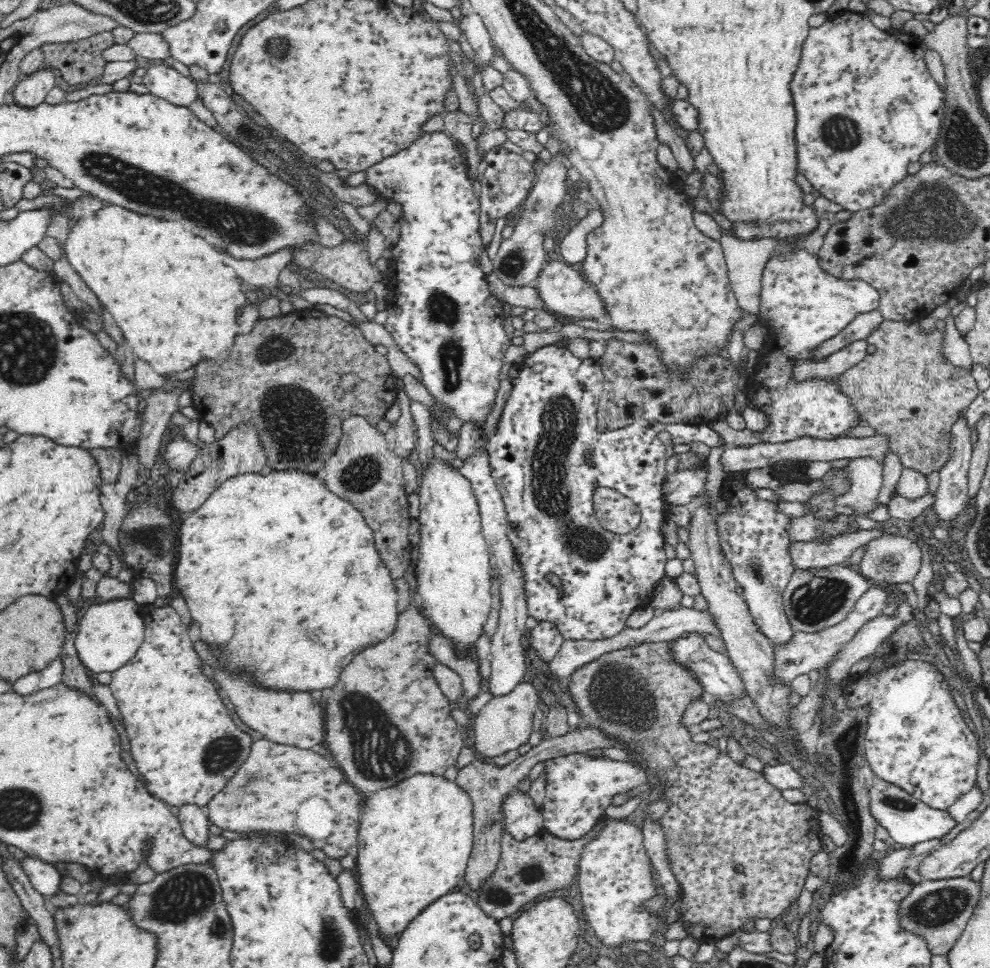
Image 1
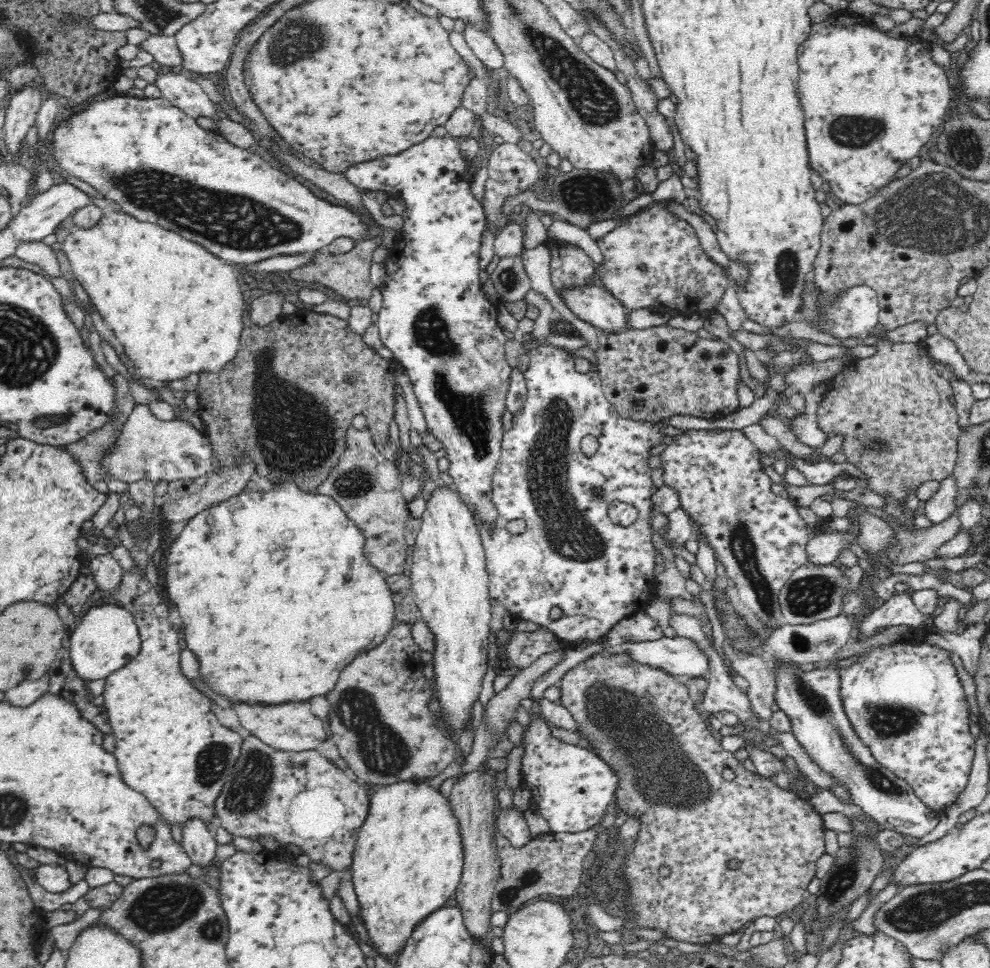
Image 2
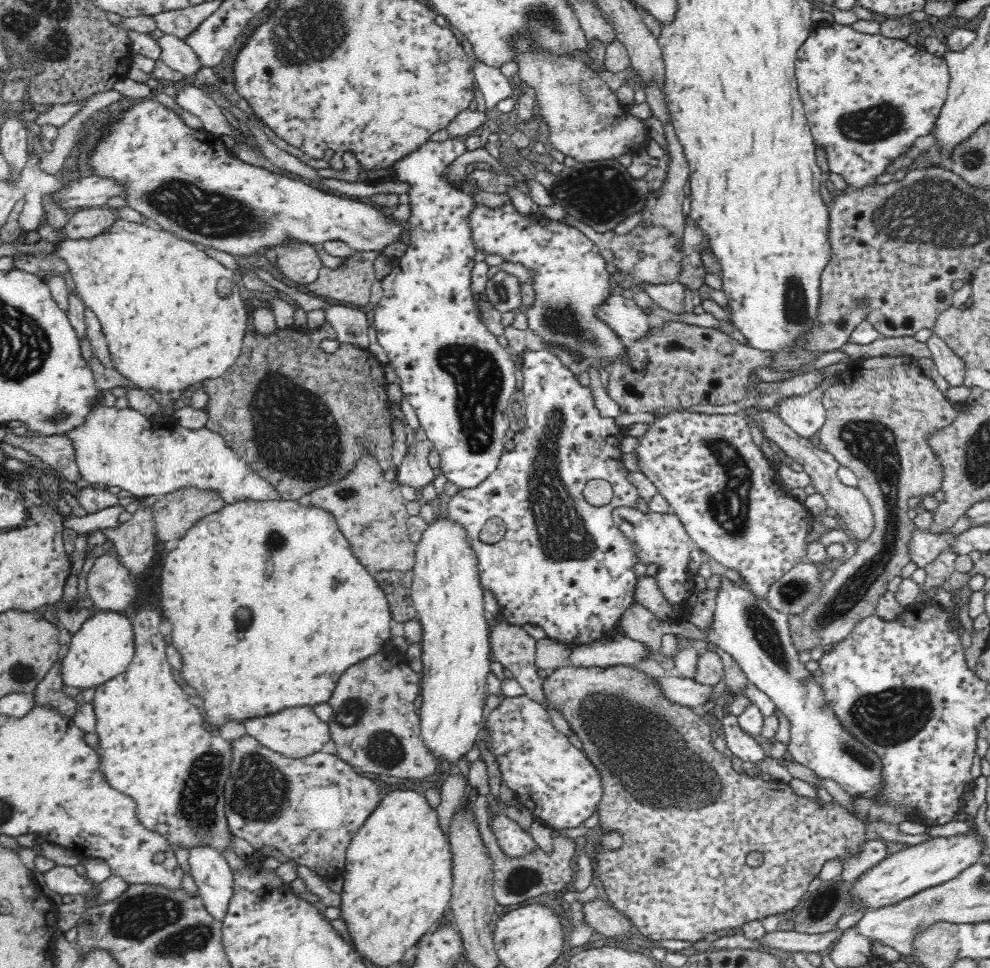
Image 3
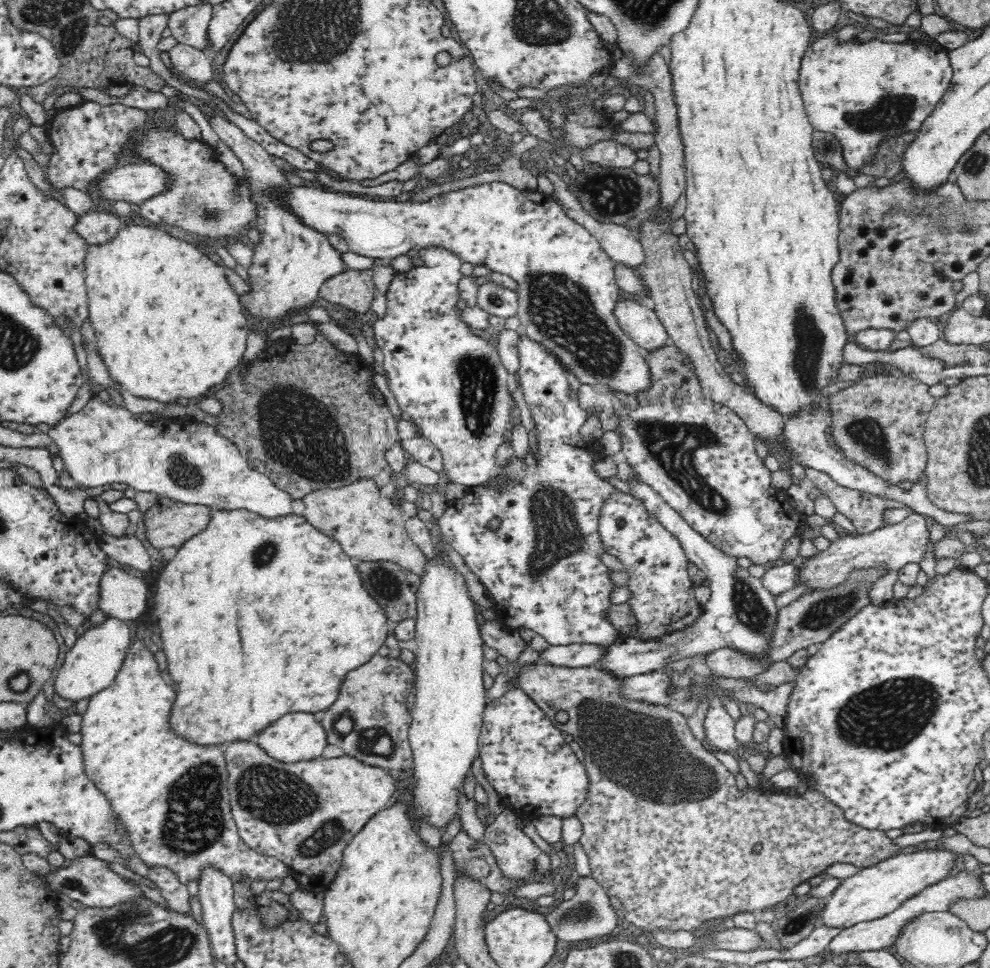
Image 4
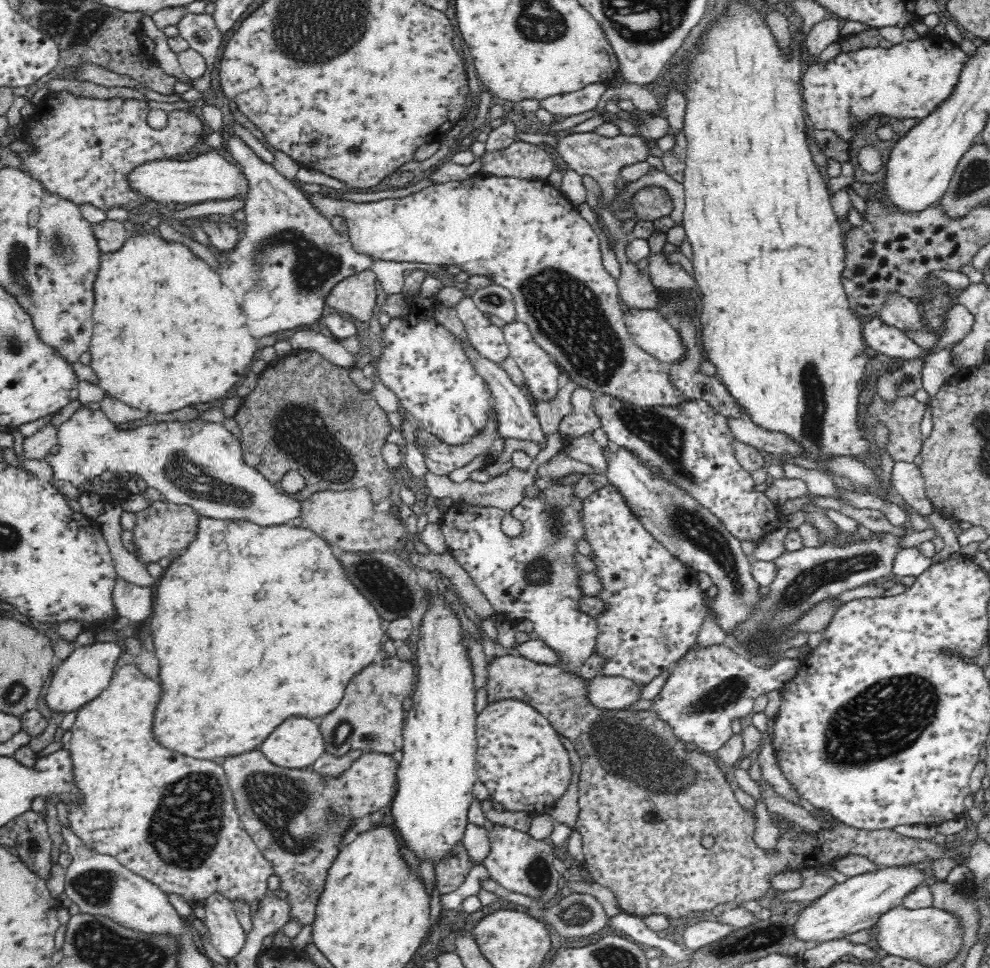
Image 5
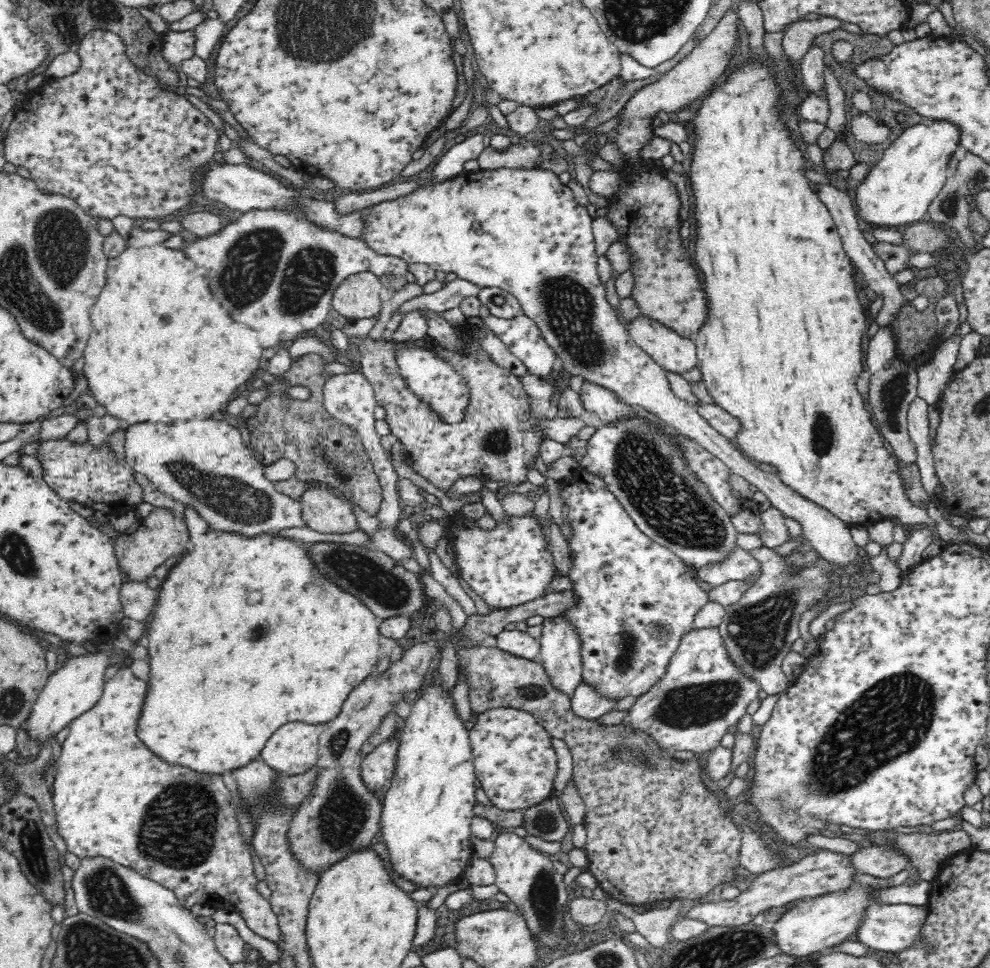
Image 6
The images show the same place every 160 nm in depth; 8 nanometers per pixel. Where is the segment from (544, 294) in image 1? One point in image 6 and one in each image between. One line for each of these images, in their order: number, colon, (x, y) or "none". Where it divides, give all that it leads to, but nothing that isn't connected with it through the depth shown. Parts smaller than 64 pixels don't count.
2: (590, 302)
3: (621, 315)
4: (642, 325)
5: (651, 331)
6: (673, 352)

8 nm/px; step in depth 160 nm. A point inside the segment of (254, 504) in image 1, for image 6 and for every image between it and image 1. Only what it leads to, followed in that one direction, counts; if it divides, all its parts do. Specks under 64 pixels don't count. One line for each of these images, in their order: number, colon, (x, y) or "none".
2: (276, 596)
3: (324, 611)
4: (261, 616)
5: (253, 624)
6: (245, 636)

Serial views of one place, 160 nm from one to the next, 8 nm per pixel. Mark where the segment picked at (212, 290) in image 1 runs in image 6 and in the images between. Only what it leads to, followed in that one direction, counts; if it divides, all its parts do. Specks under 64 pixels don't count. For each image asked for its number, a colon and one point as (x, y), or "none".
2: (176, 308)
3: (167, 322)
4: (168, 324)
5: (149, 287)
6: (163, 349)

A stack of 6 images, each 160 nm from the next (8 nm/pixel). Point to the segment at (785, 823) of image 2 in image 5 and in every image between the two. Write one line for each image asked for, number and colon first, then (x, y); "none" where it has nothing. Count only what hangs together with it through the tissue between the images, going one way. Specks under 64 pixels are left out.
3: (674, 797)
4: (667, 831)
5: (645, 801)

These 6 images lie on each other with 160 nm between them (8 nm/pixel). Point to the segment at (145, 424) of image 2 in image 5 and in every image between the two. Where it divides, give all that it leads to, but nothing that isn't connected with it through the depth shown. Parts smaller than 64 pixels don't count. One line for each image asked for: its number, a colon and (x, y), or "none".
3: (122, 449)
4: (192, 463)
5: (198, 463)

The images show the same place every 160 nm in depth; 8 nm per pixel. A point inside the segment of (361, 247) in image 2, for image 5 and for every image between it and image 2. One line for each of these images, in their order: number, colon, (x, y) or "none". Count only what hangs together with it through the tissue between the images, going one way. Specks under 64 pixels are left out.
3: (351, 282)
4: (353, 289)
5: (356, 295)

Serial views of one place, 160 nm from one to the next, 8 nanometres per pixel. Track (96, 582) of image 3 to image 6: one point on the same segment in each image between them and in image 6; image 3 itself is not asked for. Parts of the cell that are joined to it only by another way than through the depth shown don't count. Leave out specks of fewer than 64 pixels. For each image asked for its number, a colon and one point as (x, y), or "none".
4: (122, 595)
5: (130, 601)
6: (138, 600)

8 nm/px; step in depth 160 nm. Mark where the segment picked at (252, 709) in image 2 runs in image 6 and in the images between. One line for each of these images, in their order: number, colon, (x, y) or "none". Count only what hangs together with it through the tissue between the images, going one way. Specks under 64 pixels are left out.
3: (295, 732)
4: (297, 736)
5: (296, 743)
6: (293, 749)

